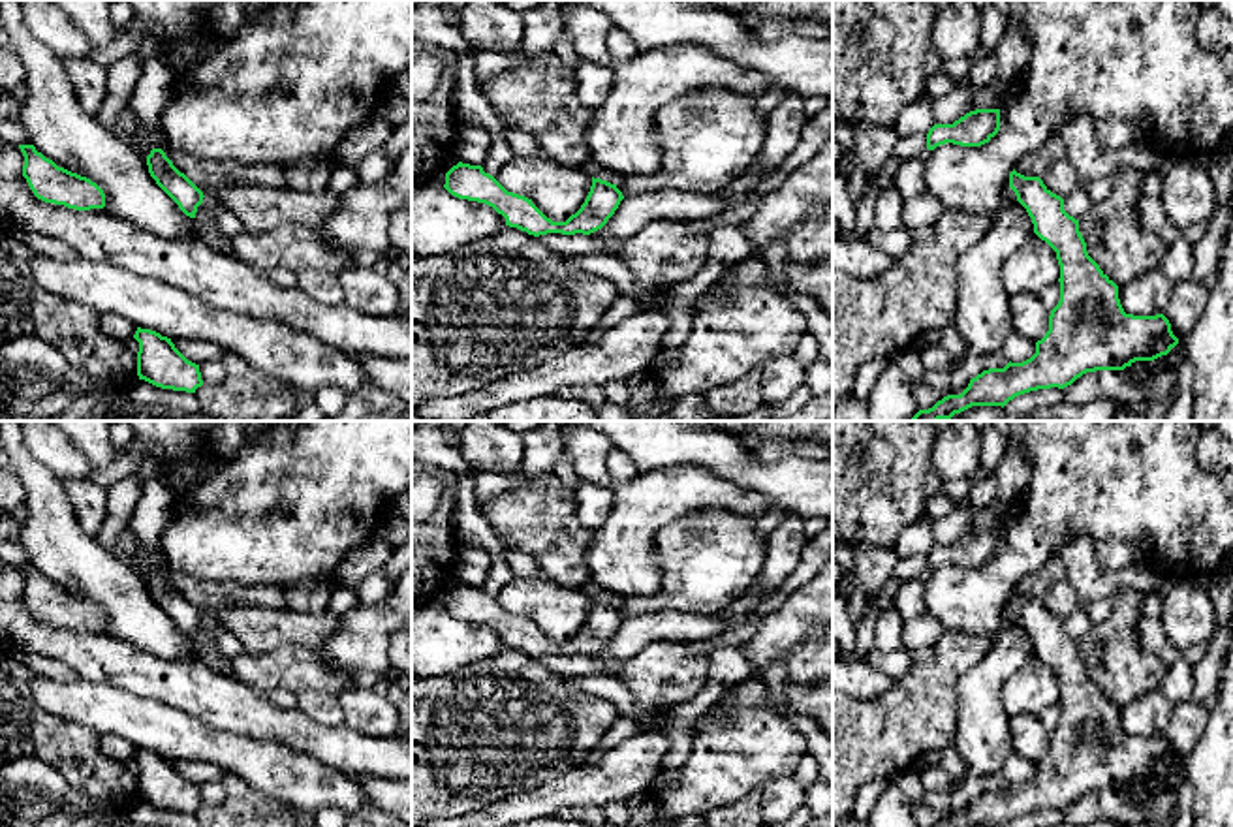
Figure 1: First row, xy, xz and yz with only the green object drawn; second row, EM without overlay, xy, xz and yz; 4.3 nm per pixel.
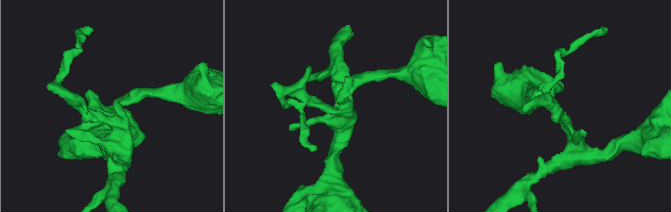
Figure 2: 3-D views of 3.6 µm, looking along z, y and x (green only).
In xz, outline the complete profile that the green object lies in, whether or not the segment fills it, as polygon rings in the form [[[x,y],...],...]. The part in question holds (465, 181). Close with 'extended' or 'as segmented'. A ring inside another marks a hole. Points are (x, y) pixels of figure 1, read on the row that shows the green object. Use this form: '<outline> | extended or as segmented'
[[[462,162],[445,173],[444,188],[459,199],[492,207],[506,218],[506,226],[534,237],[547,233],[590,235],[607,224],[624,199],[616,184],[592,177],[590,192],[581,209],[566,222],[553,222],[532,199],[507,192],[492,175],[485,173],[481,165]]] | as segmented

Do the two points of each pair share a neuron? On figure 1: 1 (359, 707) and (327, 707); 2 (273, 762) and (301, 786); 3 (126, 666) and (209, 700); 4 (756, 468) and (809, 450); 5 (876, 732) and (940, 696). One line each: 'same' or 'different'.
1: different
2: same
3: same
4: different
5: same

